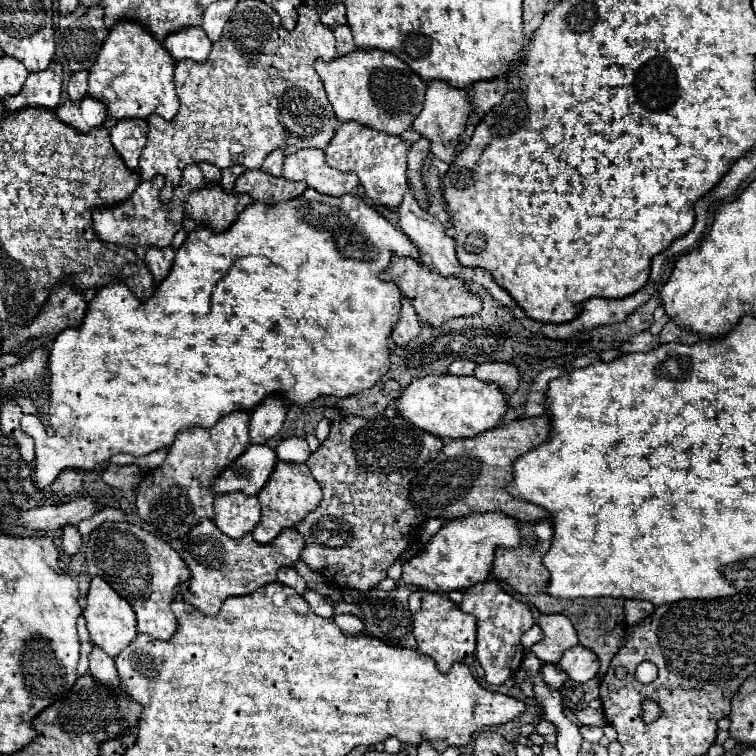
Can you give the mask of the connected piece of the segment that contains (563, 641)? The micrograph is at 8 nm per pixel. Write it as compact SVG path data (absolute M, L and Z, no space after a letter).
M540 615L538 625L544 631L544 639L532 645L532 653L542 663L558 663L562 653L578 645L578 635L574 625L564 615Z

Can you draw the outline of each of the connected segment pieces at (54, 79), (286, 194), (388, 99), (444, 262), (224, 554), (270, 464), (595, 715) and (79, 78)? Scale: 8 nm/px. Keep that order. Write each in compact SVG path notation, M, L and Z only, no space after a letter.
M50 63L48 69L30 73L22 91L14 97L2 99L2 103L10 113L24 107L44 107L52 111L60 103L60 89L62 89L62 67L60 63Z
M260 169L246 171L242 177L238 177L234 185L234 193L250 195L254 201L262 201L264 205L276 205L282 201L296 199L308 189L306 183L292 183L282 177L272 177L268 173L262 173Z
M354 49L352 53L338 57L332 63L324 63L322 59L318 59L314 69L324 81L328 101L340 123L356 121L364 127L372 127L382 133L402 135L406 129L412 127L414 119L422 111L426 83L392 53L378 49L374 51Z
M410 189L406 191L402 205L400 205L398 209L392 209L392 211L396 211L396 213L400 215L400 229L414 241L414 245L420 249L420 253L422 253L422 257L424 257L424 263L430 265L436 273L440 273L440 275L444 275L444 277L458 277L458 279L462 279L466 285L468 285L468 283L480 285L480 287L484 287L496 301L500 301L502 305L508 305L508 301L512 301L512 297L488 275L488 271L482 271L482 269L466 269L466 267L462 267L462 265L458 263L458 259L456 259L456 241L446 235L444 225L442 225L434 215L430 215L430 213L424 211L424 209L420 209L420 205L418 205L416 199L412 197L412 191L410 191Z
M210 519L200 521L186 535L186 549L182 551L182 559L190 567L190 583L184 583L180 595L190 605L198 607L206 615L214 615L220 611L224 599L250 595L258 587L276 581L280 567L294 567L300 559L300 551L304 549L304 537L294 529L284 529L278 539L268 545L258 545L252 535L244 535L242 539L228 539Z
M250 445L236 463L226 467L214 481L214 491L234 493L242 491L246 495L256 495L264 483L270 479L278 463L276 453L268 445Z
M587 707L586 709L578 710L574 712L581 725L600 725L604 727L608 721L604 719L604 713L600 709L592 709Z
M80 71L80 73L76 73L76 75L70 77L70 81L68 81L70 101L78 103L78 101L84 99L84 95L86 95L86 75L88 75L86 71Z

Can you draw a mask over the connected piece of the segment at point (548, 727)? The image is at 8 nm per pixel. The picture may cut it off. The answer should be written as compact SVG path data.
M540 721L540 725L536 727L536 733L540 733L546 743L556 741L556 727L552 723L548 723L548 721Z

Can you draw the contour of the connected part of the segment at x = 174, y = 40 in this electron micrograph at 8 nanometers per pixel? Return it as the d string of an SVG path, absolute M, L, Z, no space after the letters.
M186 27L186 29L180 29L178 33L172 33L170 37L166 37L164 47L172 55L174 61L190 59L194 63L206 63L212 43L204 35L202 27Z

